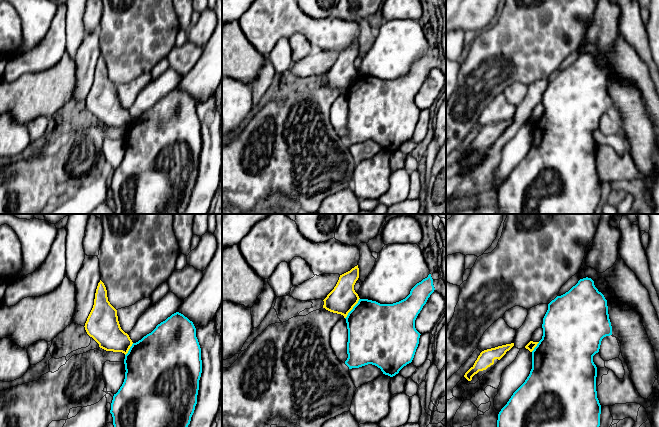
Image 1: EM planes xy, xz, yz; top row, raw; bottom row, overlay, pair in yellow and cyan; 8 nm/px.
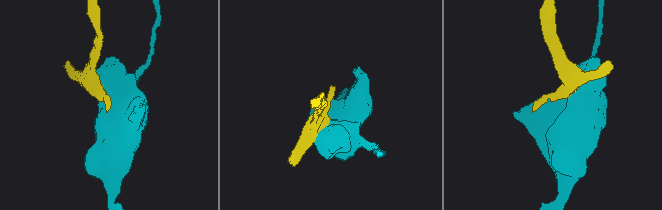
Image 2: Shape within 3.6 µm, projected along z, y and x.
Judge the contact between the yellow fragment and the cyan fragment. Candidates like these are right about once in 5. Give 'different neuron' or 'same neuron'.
different neuron

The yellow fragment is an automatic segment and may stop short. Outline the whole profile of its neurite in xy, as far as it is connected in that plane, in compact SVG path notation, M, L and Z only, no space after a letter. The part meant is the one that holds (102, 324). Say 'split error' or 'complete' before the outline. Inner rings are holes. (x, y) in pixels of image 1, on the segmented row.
complete | M98 283L94 305L85 323L87 334L106 351L128 353L133 342L119 324L117 310L110 304L104 283Z

